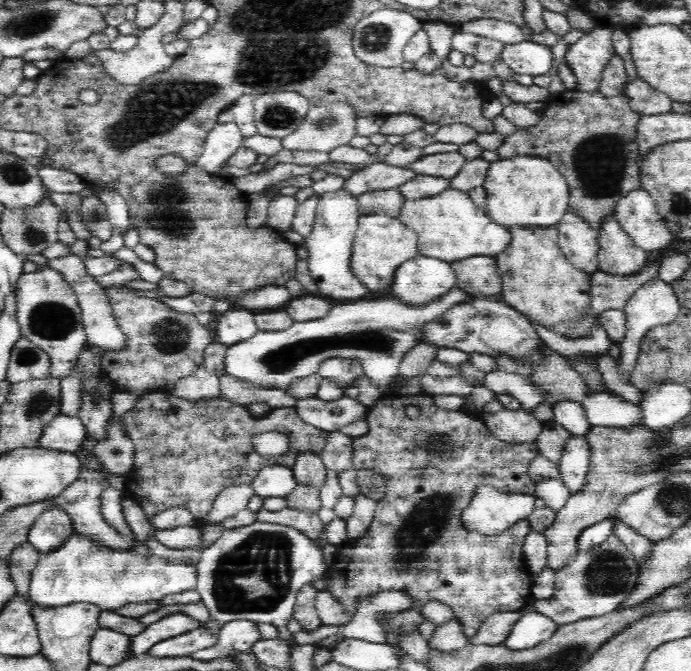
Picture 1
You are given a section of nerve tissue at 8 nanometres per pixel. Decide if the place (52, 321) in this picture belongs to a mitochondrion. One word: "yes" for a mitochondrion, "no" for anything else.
yes

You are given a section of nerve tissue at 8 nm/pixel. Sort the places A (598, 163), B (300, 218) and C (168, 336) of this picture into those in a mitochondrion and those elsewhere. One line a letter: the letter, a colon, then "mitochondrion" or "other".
A: mitochondrion
B: other
C: mitochondrion

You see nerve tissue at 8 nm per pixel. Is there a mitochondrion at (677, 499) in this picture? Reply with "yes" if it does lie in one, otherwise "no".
yes

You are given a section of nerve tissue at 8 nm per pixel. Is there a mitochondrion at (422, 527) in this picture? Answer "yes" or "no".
yes

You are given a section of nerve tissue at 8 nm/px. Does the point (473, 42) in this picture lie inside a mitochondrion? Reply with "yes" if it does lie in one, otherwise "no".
no

